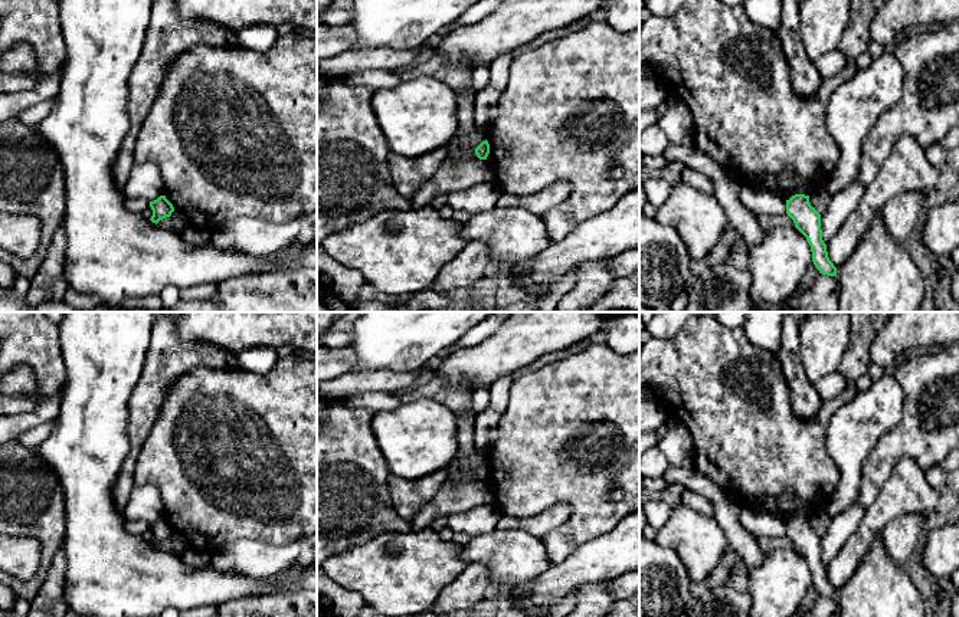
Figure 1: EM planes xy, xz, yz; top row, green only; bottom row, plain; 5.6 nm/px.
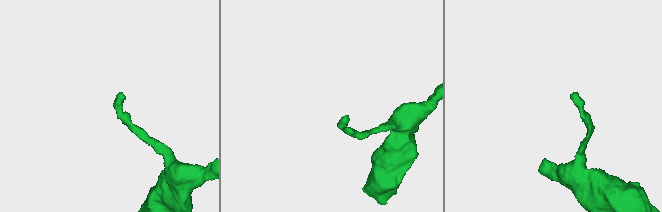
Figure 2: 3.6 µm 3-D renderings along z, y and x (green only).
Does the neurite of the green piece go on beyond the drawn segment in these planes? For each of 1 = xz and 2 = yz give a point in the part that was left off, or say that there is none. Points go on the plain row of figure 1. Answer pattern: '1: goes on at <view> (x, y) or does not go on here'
1: does not go on here
2: does not go on here

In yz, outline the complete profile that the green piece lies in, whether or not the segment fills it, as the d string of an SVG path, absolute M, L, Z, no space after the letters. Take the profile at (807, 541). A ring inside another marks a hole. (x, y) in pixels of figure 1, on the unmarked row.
M795 516L786 522L786 536L806 559L812 574L812 584L819 595L837 598L837 590L829 582L827 567L822 562L821 536L811 528L809 518Z

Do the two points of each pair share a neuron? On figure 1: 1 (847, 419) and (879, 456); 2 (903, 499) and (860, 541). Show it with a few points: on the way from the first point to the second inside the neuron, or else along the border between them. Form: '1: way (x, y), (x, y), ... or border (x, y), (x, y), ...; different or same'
1: border (896, 423), (879, 439), (866, 458), (860, 479); different
2: way (892, 505), (869, 529); same

